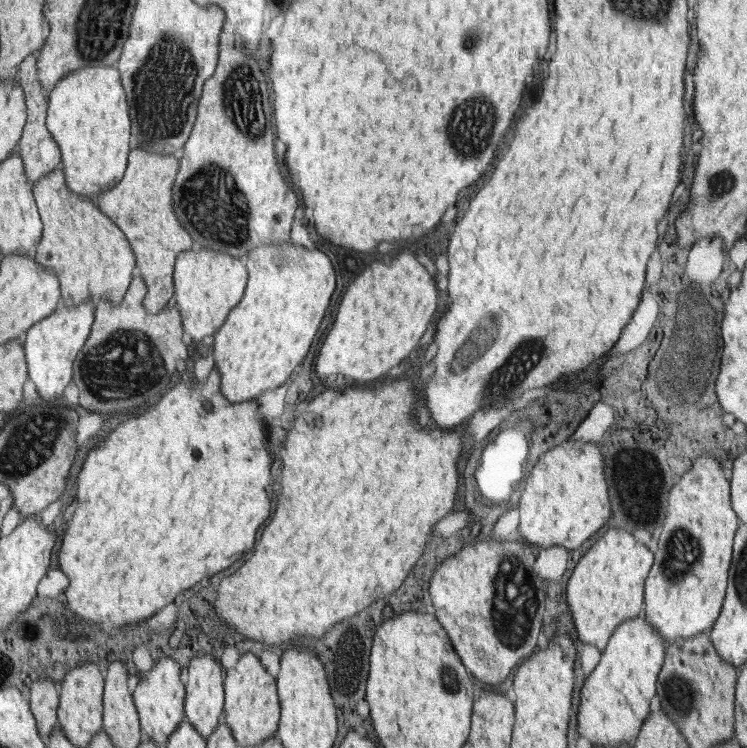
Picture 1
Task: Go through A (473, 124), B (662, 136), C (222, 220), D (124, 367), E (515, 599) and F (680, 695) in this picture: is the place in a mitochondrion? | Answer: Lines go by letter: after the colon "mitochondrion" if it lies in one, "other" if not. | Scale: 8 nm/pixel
A: mitochondrion
B: other
C: mitochondrion
D: mitochondrion
E: mitochondrion
F: mitochondrion

